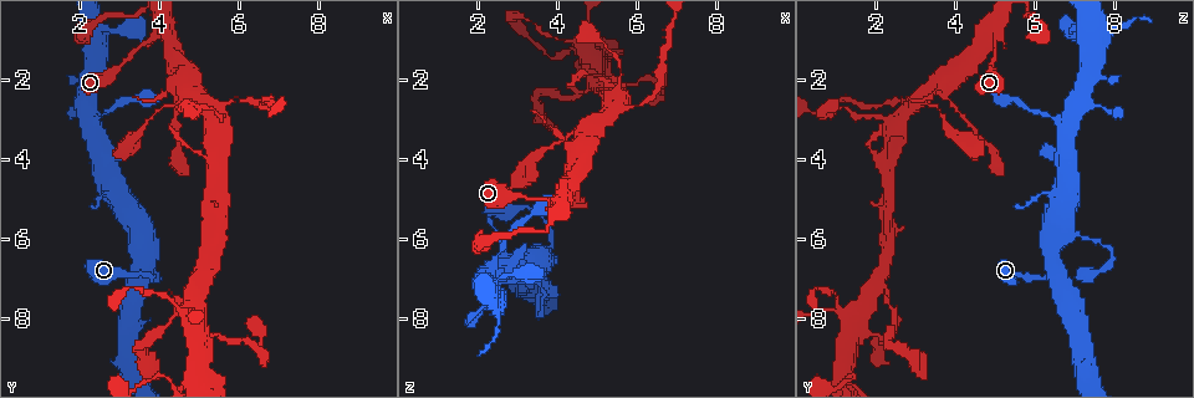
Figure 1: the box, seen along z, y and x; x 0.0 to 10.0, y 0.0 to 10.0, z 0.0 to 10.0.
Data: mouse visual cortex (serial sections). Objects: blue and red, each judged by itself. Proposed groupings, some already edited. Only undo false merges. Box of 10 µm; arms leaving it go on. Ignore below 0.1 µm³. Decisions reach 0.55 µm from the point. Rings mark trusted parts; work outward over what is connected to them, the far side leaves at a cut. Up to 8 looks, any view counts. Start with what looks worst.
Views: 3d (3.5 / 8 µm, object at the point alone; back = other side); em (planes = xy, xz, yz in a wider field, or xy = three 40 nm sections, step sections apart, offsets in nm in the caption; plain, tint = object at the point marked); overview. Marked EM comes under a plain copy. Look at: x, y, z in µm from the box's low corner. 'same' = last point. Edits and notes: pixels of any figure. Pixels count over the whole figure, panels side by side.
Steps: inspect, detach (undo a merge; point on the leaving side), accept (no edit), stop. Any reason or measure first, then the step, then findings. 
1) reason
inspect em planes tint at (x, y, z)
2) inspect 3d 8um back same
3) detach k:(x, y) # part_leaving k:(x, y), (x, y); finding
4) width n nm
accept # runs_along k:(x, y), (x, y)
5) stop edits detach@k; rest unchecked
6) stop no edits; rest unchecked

sudden change in width
inspect 3d 3.5um at (4.05, 0.80, 4.95)

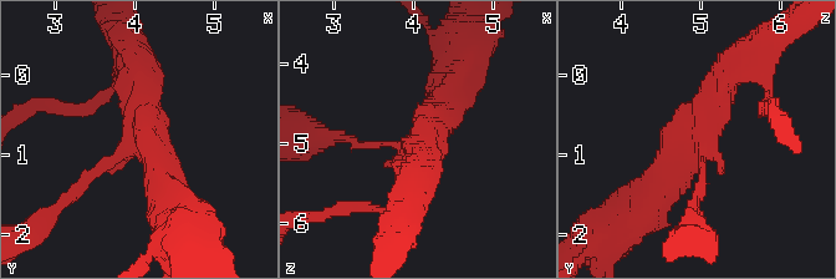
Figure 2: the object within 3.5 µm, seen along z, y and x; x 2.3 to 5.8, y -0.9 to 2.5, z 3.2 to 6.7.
arms 3; arm_widths 150, 400, 450 nm; now the EM
inspect em xy step 1 tint at (4.00, 0.85, 5.00)

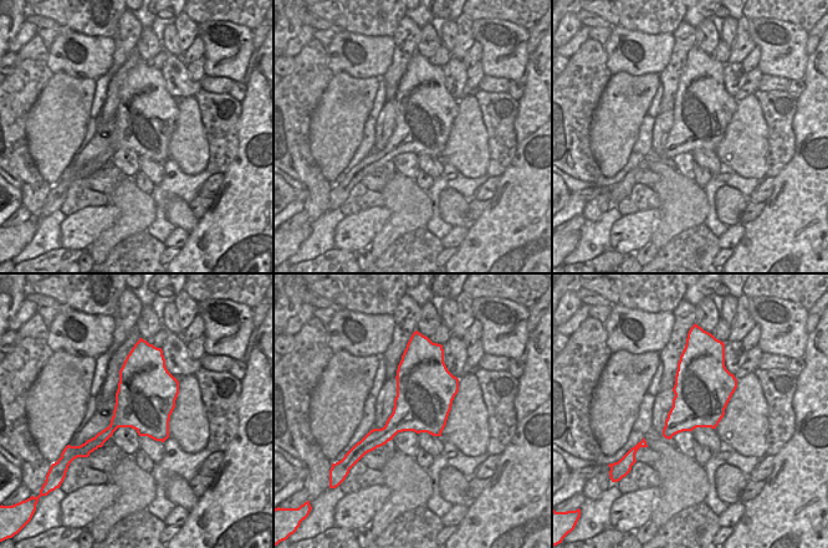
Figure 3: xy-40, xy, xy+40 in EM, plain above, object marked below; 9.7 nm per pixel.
accept # all the same cell

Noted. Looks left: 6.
looks like a crossing
inspect 3d 8um at (4.75, 2.25, 3.25)

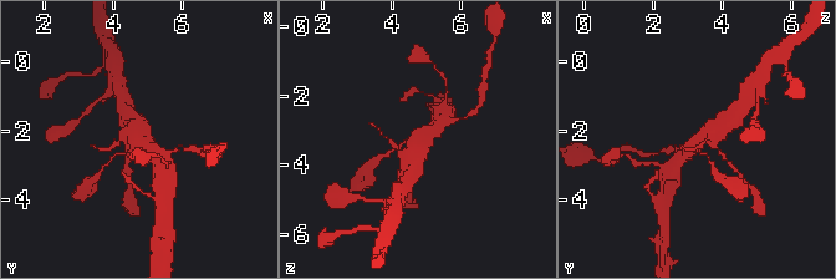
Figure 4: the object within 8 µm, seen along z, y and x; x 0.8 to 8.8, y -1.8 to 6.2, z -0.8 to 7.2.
inspect em xy step 5 tint same

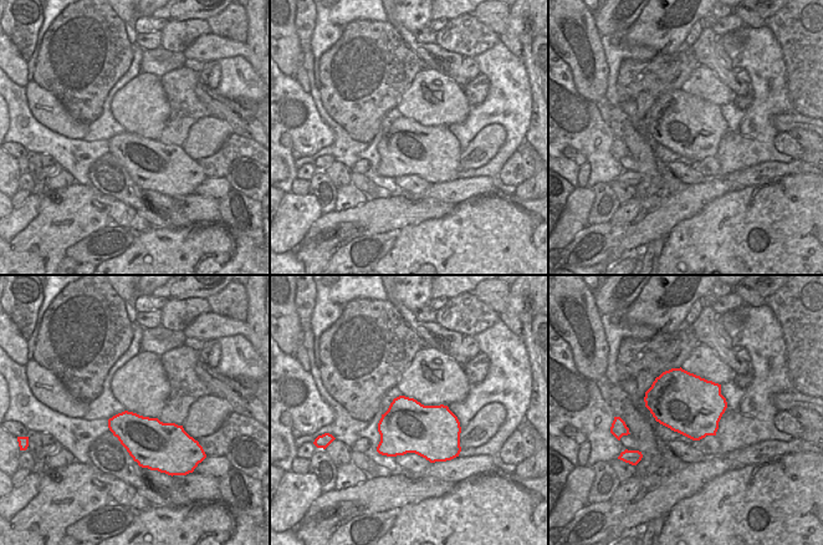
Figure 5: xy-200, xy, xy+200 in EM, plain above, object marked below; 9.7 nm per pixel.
width 500 nm
accept # runs_along 4:(725, 122), (701, 138), (677, 162); continuous, no second cell

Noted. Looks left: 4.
three arms meet
inspect 3d 8um at (5.05, 7.25, 2.05)

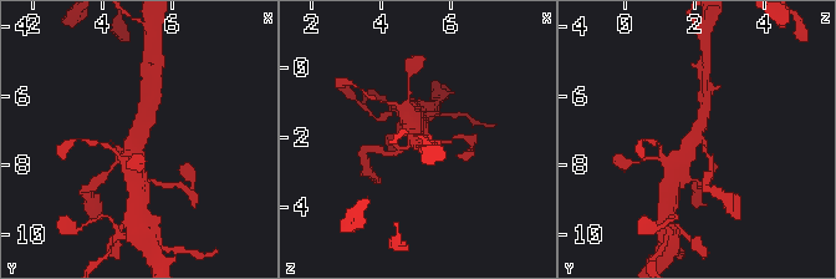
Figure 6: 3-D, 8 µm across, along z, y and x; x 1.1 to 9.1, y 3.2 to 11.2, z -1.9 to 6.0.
zoom in
inspect 3d 3.5um back same

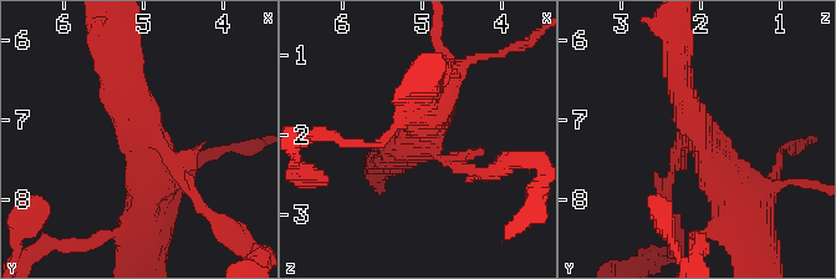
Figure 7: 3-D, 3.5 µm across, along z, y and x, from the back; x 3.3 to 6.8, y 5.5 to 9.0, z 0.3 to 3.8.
inspect em xy step 1 tint at (4.95, 7.15, 2.05)

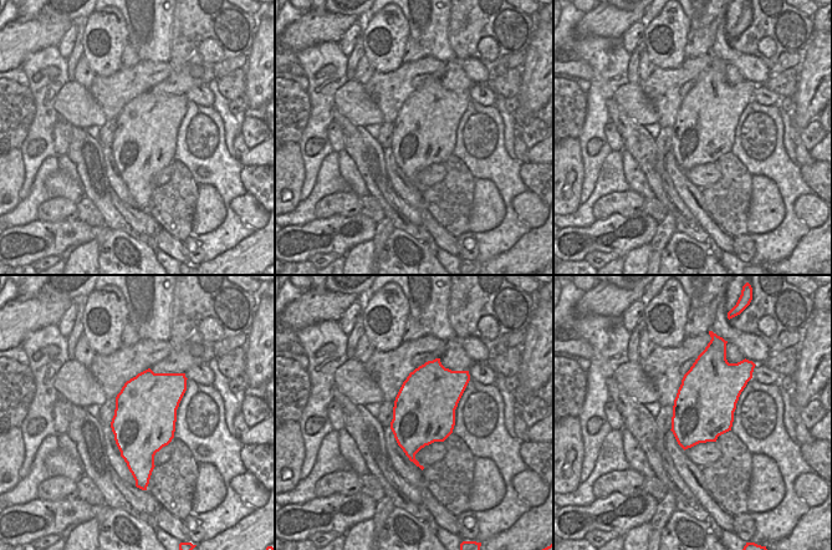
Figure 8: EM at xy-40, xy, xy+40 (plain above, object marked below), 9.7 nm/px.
arms 3; arm_widths 150, 350, 450 nm
accept # runs_along 7:(677, 60), (692, 130), (740, 206); one cell here

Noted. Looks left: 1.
stop no edits; rest unchecked

